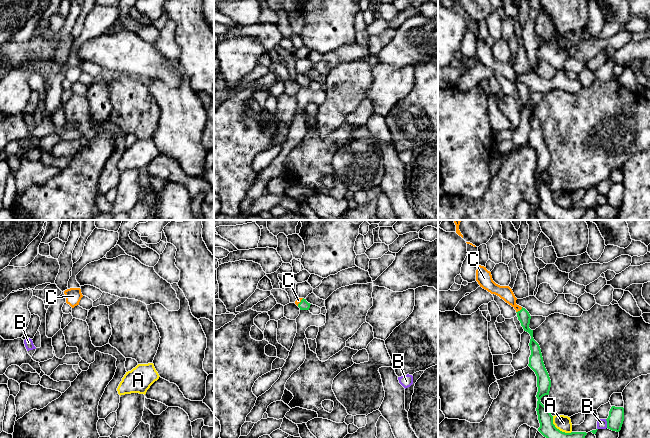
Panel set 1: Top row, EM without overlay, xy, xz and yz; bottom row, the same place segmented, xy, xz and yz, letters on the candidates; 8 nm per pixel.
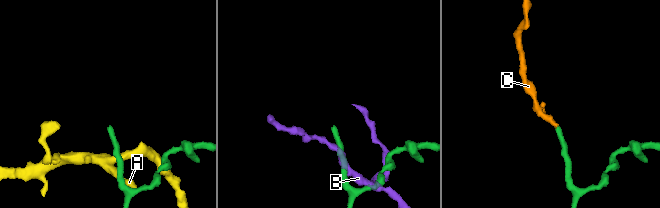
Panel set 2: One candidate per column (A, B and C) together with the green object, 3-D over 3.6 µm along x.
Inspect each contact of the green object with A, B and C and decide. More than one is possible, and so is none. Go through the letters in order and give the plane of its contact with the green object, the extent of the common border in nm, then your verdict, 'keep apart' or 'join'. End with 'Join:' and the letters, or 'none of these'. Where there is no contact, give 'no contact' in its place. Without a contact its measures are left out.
A: yz | 200 nm | keep apart
B: yz | 70 nm | keep apart
C: yz | 70 nm | join
Join: C

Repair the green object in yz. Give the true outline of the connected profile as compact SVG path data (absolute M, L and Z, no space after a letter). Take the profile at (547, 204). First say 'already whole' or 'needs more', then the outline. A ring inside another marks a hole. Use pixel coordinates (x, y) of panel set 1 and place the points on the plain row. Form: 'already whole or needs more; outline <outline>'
needs more; outline M478 39L476 46L476 57L480 63L487 66L491 70L499 72L506 79L511 81L516 86L518 96L520 97L524 107L528 108L531 112L529 119L531 131L529 133L528 142L537 152L538 168L536 173L538 177L536 187L540 199L538 207L552 220L581 220L587 209L565 209L557 205L553 200L553 192L549 188L549 185L546 184L540 177L543 172L549 171L551 156L543 138L540 122L533 114L533 106L529 104L531 95L529 88L525 84L516 80L517 74L509 62L500 62L496 60L492 55L491 48L488 47L486 43L481 42Z

